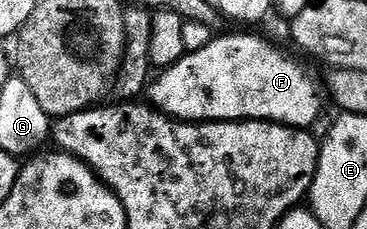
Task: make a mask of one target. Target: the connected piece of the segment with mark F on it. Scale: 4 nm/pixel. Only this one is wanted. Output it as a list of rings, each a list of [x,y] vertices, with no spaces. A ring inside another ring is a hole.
[[[224,35],[197,51],[189,50],[184,58],[161,75],[164,76],[152,87],[151,106],[186,123],[262,119],[269,123],[283,123],[286,127],[312,129],[324,111],[326,91],[321,80],[319,83],[294,56],[279,51],[274,44],[256,35]]]

